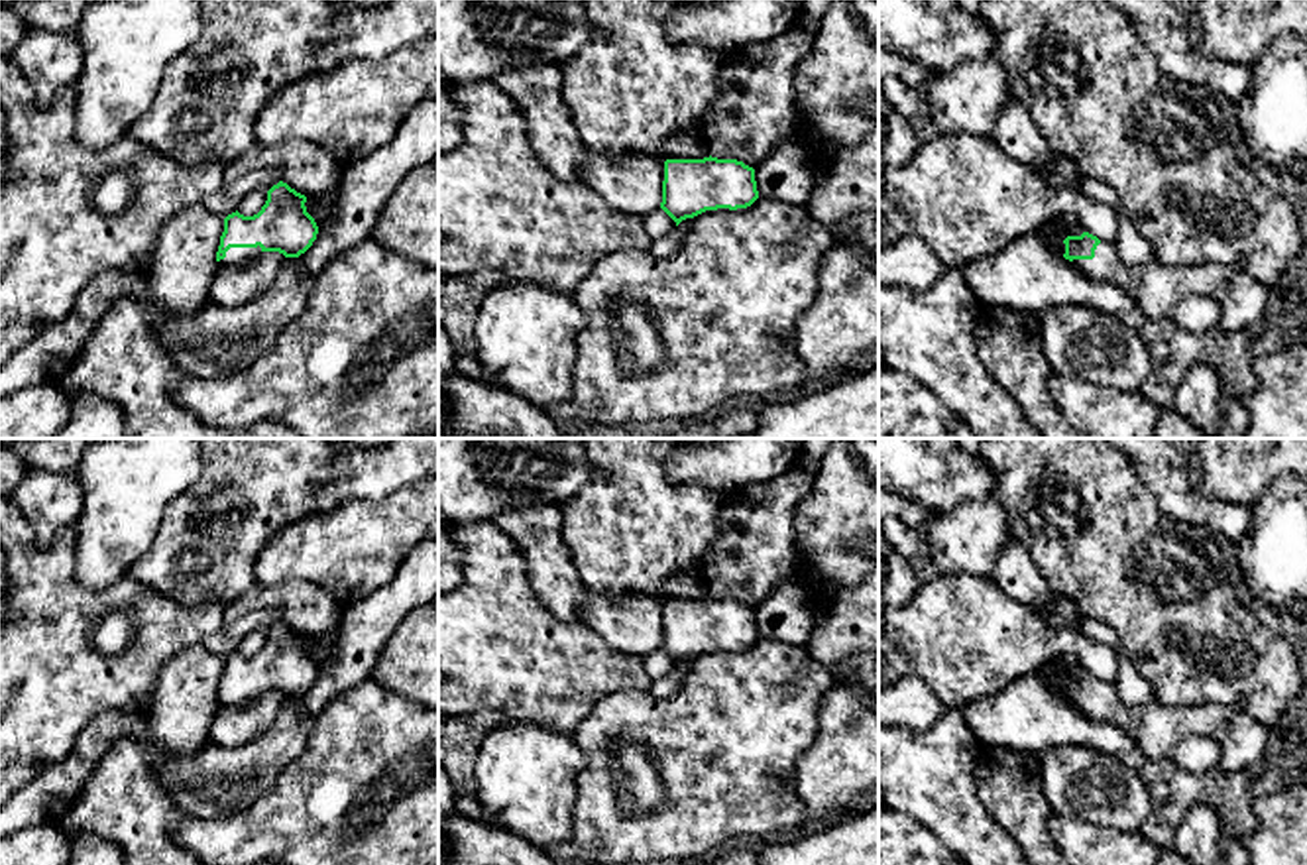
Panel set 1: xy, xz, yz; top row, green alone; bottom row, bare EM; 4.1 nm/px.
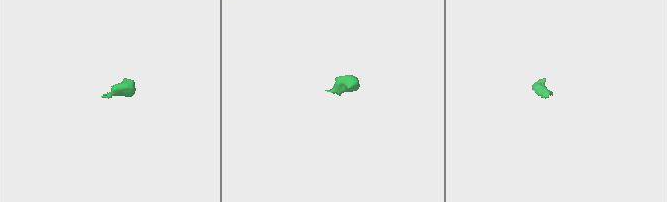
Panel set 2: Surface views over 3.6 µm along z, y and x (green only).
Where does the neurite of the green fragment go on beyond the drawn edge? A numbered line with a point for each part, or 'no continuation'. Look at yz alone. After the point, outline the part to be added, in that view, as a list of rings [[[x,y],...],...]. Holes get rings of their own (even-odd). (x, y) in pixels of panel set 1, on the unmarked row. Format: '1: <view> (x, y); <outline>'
1: yz (1154, 728); [[[1103,682],[1093,700],[1071,702],[1083,716],[1122,729],[1148,759],[1171,759],[1175,745],[1189,735],[1213,737],[1221,745],[1221,767],[1248,771],[1272,747],[1274,731],[1244,712],[1221,704],[1164,706],[1156,700],[1128,706],[1114,682]]]

